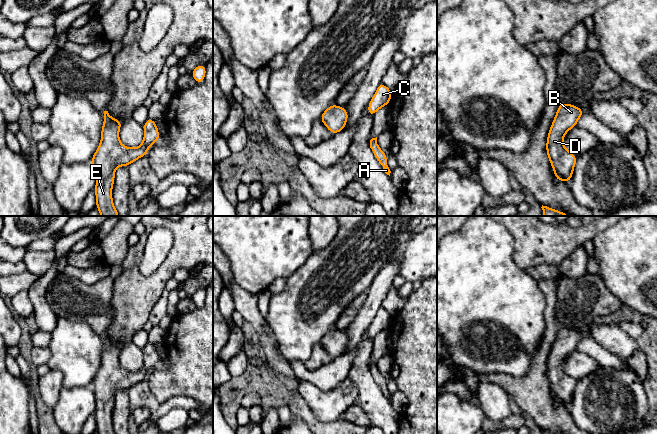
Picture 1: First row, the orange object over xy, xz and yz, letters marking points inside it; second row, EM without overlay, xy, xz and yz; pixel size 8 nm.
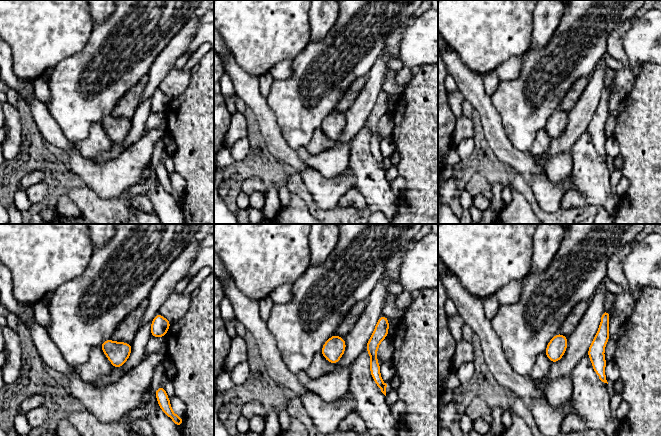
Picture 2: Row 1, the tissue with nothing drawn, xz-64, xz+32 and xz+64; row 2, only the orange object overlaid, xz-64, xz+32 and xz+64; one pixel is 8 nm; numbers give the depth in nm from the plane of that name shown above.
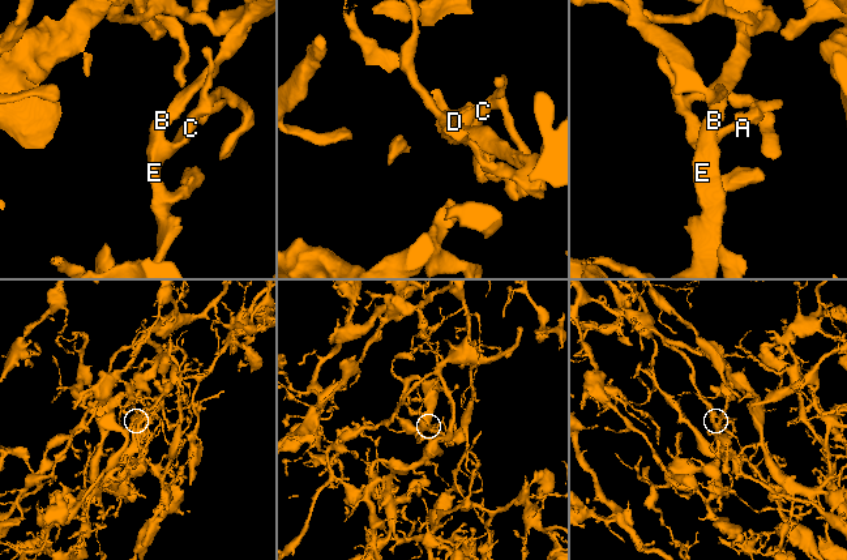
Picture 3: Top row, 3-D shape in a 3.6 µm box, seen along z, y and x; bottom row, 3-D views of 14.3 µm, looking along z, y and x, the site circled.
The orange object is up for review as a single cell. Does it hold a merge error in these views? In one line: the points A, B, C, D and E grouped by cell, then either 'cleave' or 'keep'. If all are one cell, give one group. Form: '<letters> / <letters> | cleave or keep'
A B C D E | keep

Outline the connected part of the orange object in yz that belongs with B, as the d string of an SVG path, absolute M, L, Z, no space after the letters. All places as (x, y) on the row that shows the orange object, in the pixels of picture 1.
M559 103L559 109L548 132L546 152L554 175L558 181L566 181L568 184L577 156L564 147L563 138L570 129L577 126L578 119L583 114L584 111L575 105Z

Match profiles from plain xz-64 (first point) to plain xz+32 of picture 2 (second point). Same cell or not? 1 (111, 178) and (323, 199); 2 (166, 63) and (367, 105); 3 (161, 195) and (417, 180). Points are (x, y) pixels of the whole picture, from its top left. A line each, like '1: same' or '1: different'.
1: same
2: same
3: different

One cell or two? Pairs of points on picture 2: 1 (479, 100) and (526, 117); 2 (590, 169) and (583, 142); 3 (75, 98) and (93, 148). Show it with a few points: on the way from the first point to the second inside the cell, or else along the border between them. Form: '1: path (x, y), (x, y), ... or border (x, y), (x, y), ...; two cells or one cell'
1: border (490, 96), (490, 102), (497, 111), (503, 126); two cells
2: path (587, 162), (583, 156), (583, 149); one cell
3: border (99, 121), (77, 143); two cells

